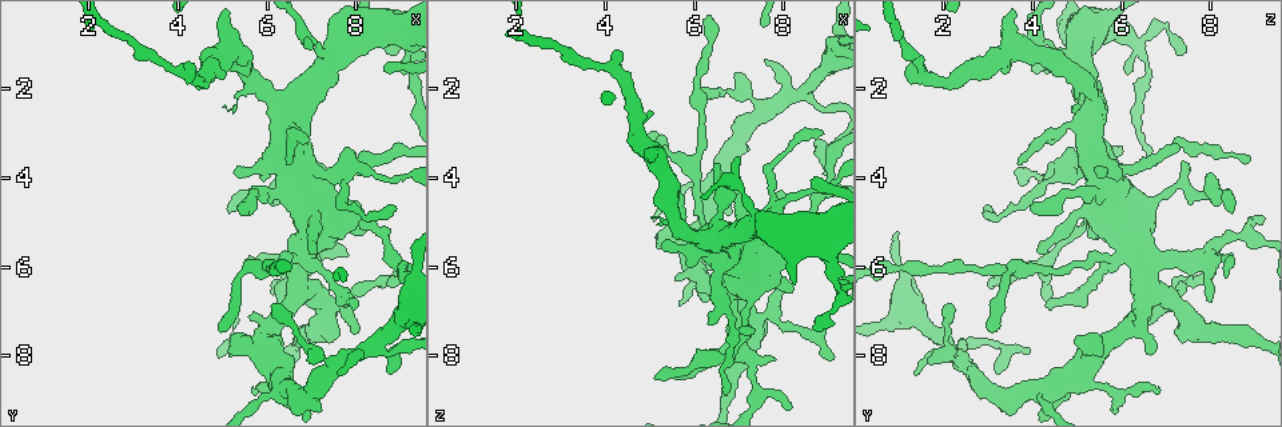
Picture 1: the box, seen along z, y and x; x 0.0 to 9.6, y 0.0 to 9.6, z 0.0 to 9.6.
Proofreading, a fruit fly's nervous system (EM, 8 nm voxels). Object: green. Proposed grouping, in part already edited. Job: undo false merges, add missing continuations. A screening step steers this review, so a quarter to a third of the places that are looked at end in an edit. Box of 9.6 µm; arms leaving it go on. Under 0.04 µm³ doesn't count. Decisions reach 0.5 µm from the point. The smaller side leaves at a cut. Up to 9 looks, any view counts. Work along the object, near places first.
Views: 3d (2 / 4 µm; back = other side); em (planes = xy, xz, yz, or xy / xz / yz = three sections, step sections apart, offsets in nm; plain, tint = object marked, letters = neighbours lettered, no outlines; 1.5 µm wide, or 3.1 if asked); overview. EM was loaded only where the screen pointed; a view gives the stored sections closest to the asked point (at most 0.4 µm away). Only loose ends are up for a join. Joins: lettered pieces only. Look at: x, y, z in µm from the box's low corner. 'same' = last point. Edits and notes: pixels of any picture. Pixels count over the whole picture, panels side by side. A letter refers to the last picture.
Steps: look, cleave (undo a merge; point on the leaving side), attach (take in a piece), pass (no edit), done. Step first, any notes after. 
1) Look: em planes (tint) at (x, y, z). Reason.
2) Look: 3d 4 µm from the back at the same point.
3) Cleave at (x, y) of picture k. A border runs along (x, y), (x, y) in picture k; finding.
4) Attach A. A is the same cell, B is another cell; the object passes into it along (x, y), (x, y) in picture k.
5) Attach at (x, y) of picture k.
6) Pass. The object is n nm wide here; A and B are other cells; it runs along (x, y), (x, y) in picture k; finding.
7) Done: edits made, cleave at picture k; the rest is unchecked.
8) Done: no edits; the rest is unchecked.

Look: em planes (letters) at (6.90, 8.10, 1.70). An open end.

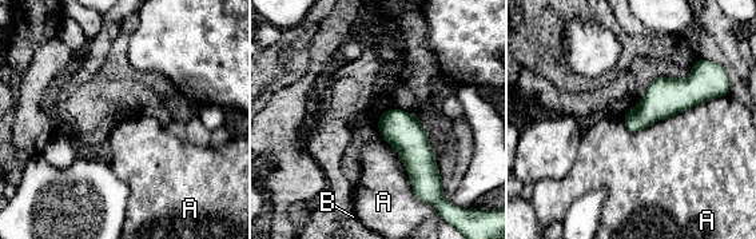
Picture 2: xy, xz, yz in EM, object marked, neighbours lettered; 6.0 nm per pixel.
Pass. A and B are other cells; a border runs along (723, 95), (637, 131), (621, 118) in picture 2; no lettered piece goes on from it.

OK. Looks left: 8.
Look: em planes (letters) at (8.90, 7.95, 3.90). An open end.

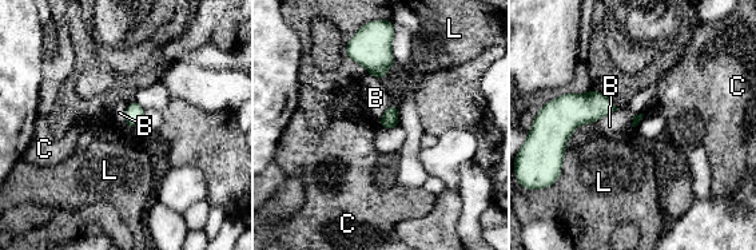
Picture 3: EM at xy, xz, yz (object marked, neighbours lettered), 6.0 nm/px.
Pass. B, C and L are other cells; a border runs along (620, 108), (593, 122) in picture 3; none of them fits.

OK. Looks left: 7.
Look: 3d 4 µm at (8.85, 4.70, 2.90). Long arm stops here.

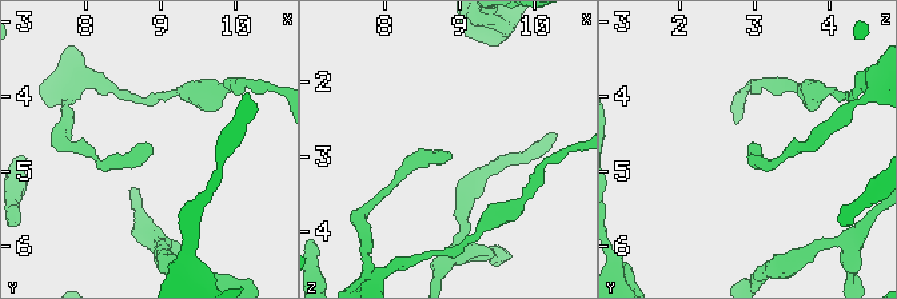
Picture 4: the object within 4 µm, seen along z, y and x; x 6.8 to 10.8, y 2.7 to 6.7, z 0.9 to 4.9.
Look: em planes (letters) at (8.85, 4.65, 2.95).

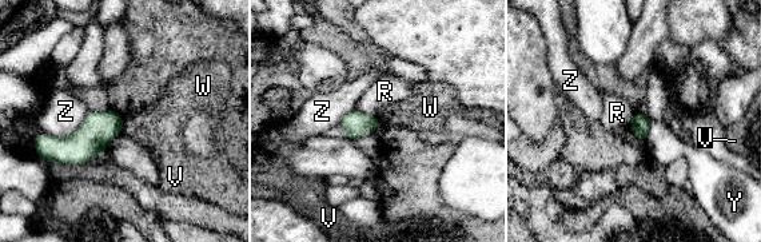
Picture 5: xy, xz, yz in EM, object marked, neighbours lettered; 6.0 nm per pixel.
Pass. R, V, W, Y and Z are other cells; a border runs along (355, 108), (377, 116) in picture 5; none of them fits.

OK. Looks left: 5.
Look: 3d 4 µm at (5.20, 1.10, 3.65).

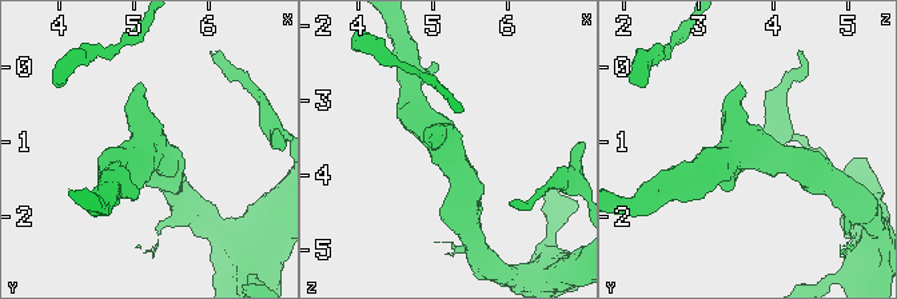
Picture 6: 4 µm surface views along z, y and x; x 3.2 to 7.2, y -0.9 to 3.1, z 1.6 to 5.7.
Look: em yz step 8 (letters) at (5.20, 1.05, 3.60). Need the tissue.

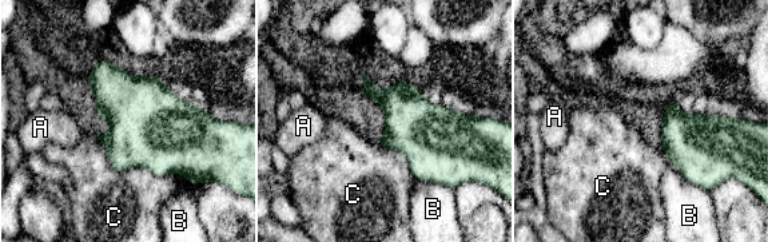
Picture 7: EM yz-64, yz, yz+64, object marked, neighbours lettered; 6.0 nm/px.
Pass. A, B and C are other cells; a border runs along (95, 135), (115, 170), (195, 183) in picture 7; continuous, no second neuron.

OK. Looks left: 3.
Done: no edits; the rest is unchecked.

